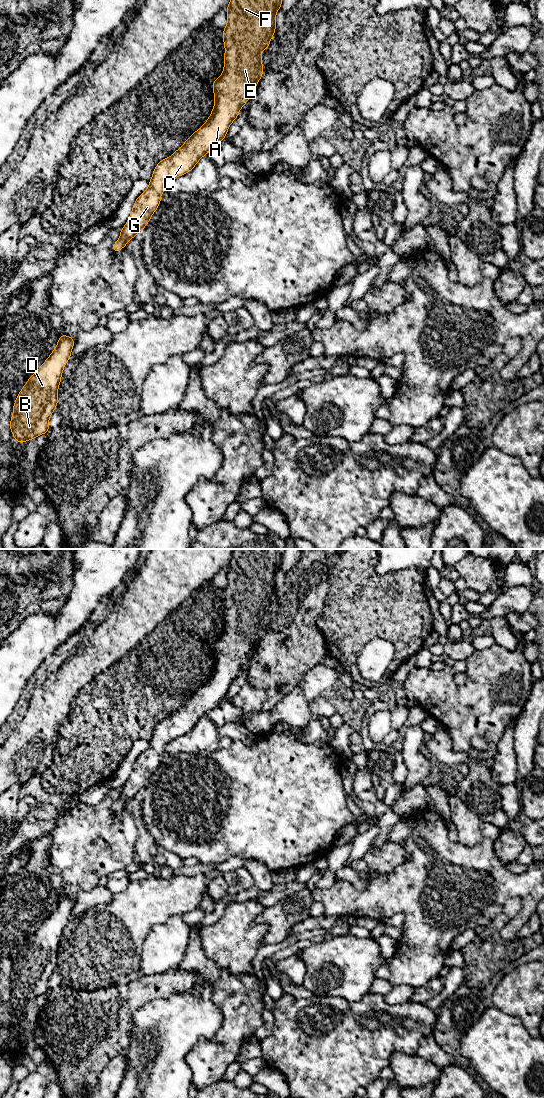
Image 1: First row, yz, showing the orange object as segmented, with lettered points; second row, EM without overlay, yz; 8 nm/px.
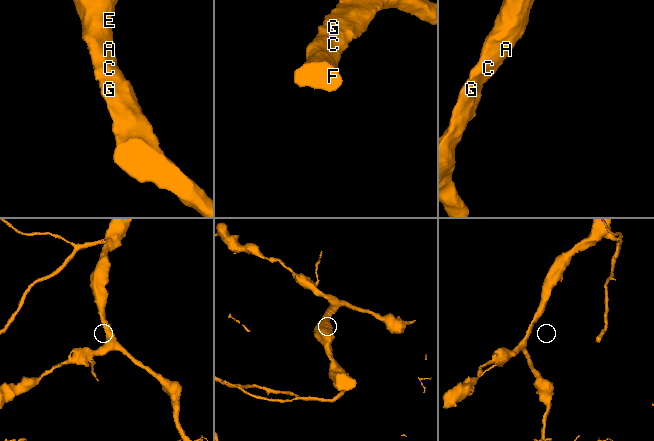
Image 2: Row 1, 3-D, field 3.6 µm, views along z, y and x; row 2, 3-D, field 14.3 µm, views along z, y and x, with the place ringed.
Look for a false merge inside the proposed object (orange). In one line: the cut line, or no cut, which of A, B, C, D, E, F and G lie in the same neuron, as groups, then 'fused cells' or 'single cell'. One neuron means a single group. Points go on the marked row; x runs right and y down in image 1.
no cut | A B C D E F G | single cell

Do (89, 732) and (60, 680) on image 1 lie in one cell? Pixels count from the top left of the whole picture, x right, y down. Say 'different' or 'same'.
different

